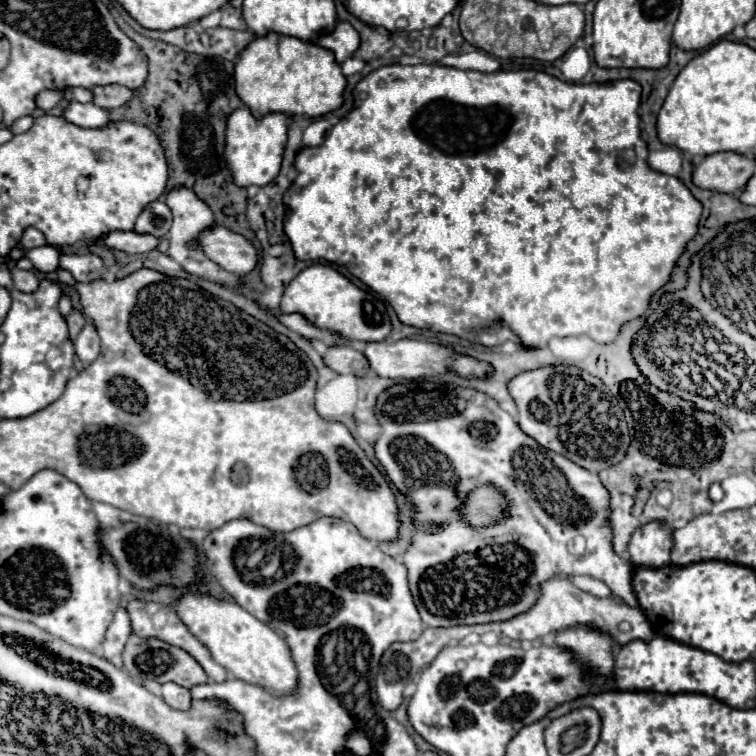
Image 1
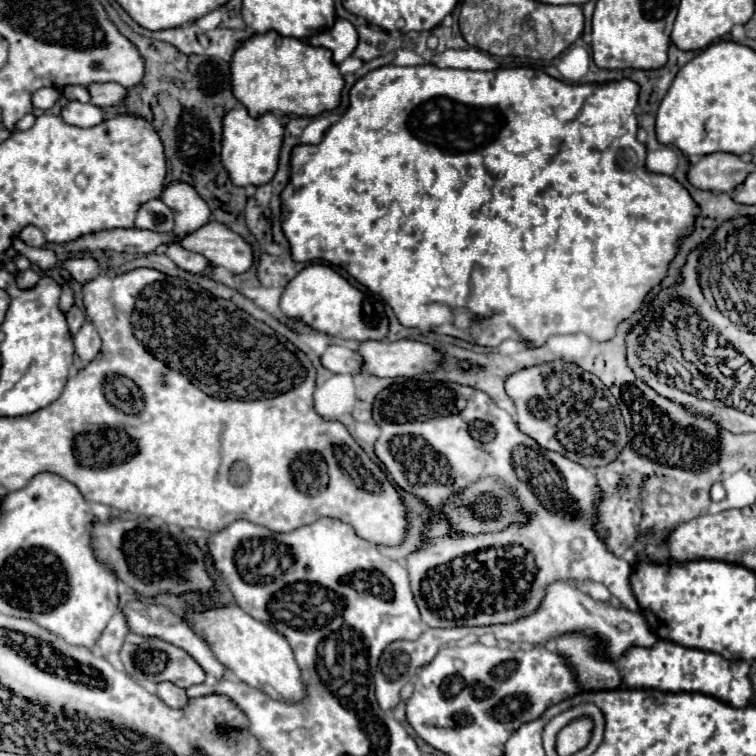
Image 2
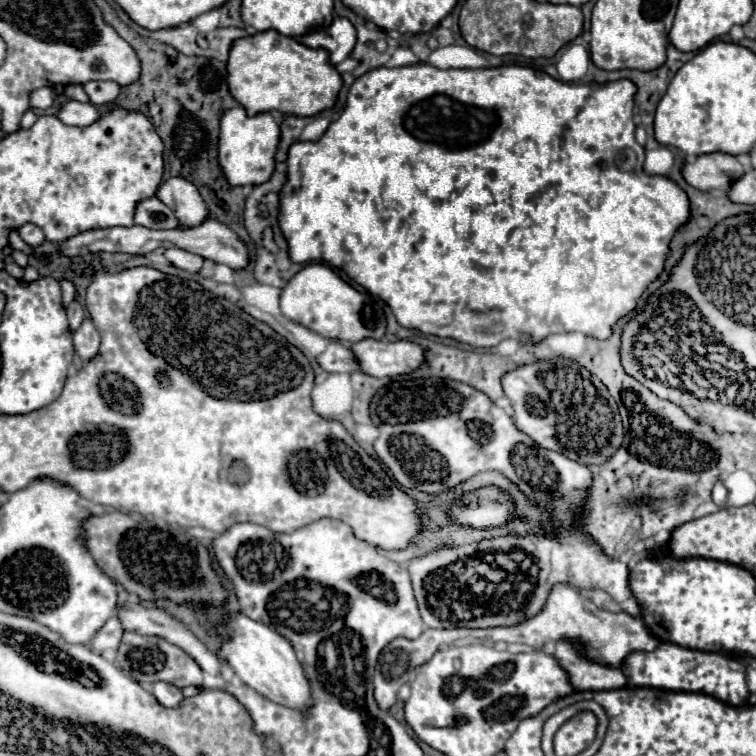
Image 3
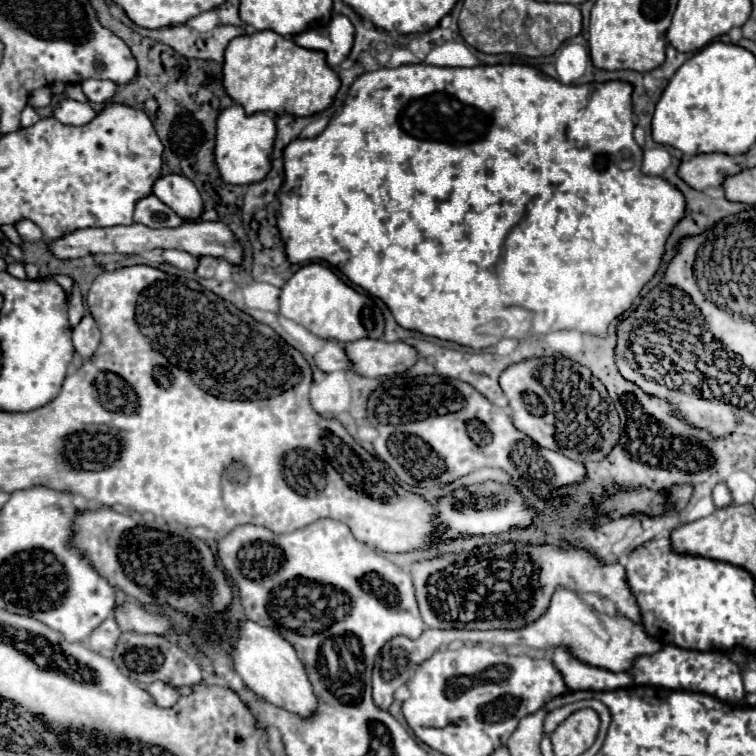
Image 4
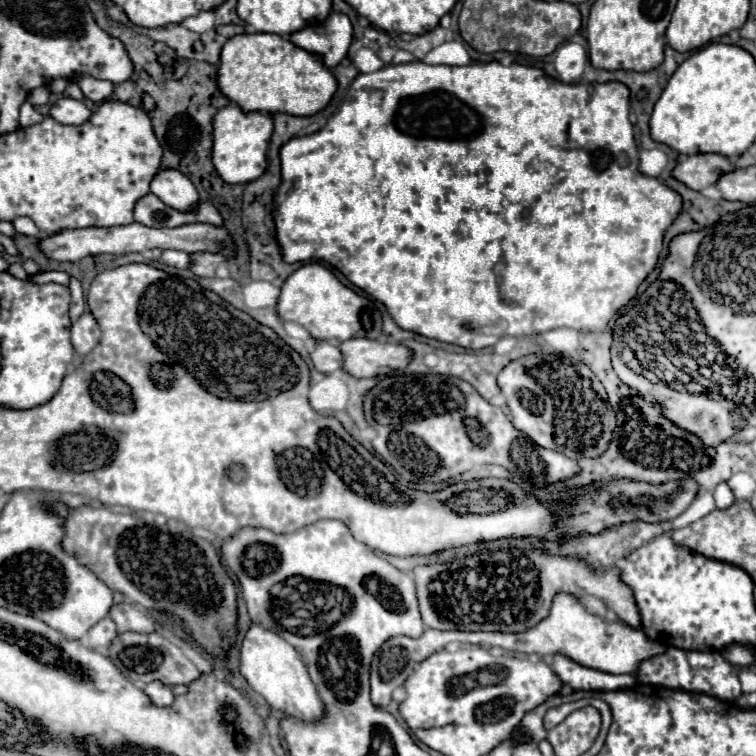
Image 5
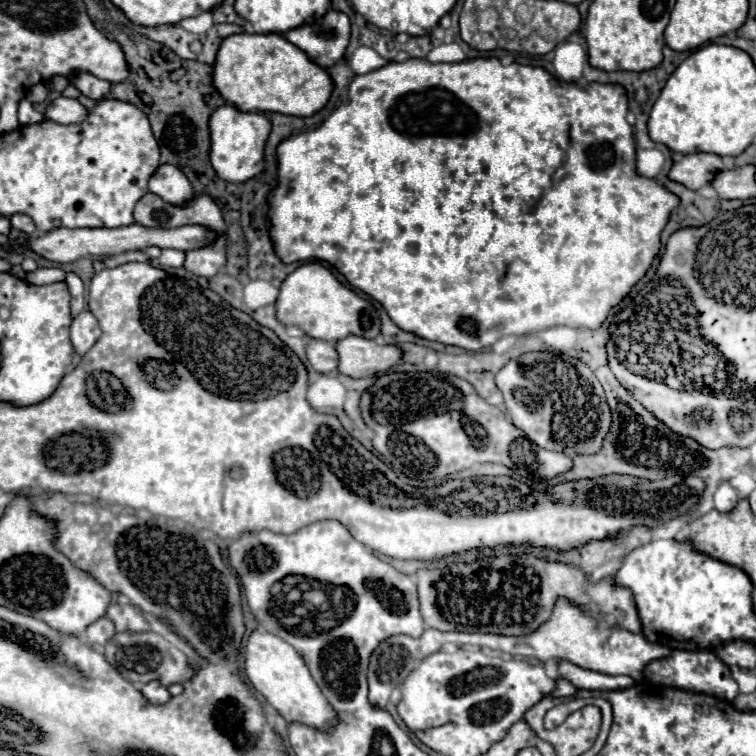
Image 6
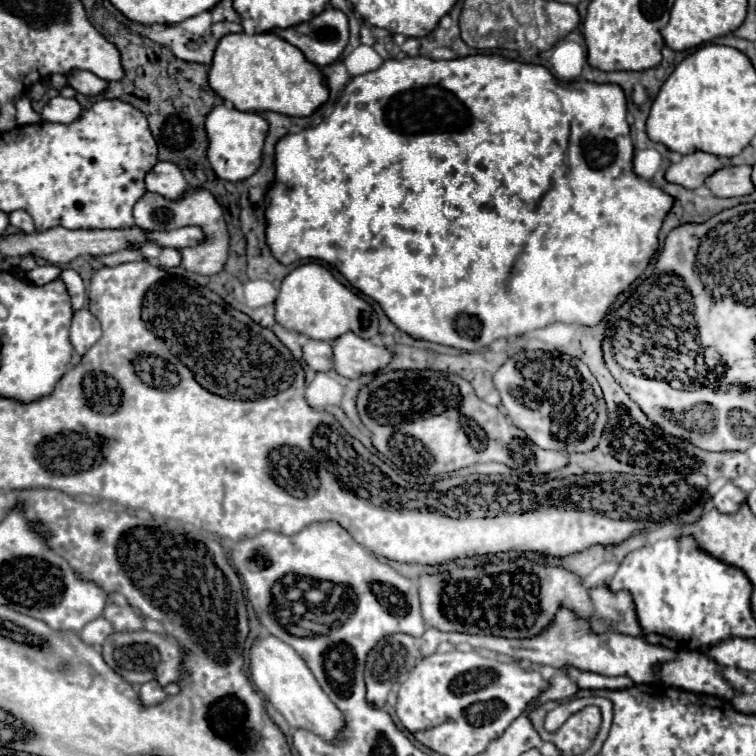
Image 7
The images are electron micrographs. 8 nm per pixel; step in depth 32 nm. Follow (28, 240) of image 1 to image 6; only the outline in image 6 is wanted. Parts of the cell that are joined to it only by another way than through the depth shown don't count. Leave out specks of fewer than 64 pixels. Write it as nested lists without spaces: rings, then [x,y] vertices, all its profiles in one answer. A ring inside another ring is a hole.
[[[24,214],[12,216],[10,222],[12,222],[12,226],[14,226],[16,230],[20,230],[20,232],[24,232],[24,234],[28,234],[28,236],[38,234],[38,230],[36,230],[36,226],[34,226],[34,222],[32,222],[30,216],[24,216]]]

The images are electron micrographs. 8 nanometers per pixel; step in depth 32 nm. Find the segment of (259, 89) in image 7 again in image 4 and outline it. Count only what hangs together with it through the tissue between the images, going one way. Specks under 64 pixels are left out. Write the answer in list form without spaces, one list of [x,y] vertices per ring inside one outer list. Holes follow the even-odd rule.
[[[264,30],[250,36],[238,36],[228,44],[224,56],[224,88],[246,114],[278,112],[314,116],[332,104],[340,88],[340,78],[326,64],[324,52],[306,50],[292,38]]]

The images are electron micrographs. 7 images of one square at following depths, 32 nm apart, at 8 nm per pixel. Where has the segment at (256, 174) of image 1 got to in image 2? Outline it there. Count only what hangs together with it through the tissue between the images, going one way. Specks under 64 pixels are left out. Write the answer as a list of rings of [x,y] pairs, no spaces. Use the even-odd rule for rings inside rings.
[[[244,106],[234,108],[228,116],[224,116],[224,148],[220,156],[224,160],[224,168],[228,168],[228,174],[232,176],[232,184],[262,186],[274,178],[284,140],[284,124],[284,116],[272,112],[252,118]]]

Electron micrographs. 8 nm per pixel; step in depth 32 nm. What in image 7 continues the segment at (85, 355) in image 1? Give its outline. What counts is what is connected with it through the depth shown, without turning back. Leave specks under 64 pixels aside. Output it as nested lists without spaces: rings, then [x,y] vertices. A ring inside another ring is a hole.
[[[80,310],[74,314],[70,324],[70,342],[78,354],[86,354],[100,336],[102,336],[100,324],[90,314],[90,310]]]

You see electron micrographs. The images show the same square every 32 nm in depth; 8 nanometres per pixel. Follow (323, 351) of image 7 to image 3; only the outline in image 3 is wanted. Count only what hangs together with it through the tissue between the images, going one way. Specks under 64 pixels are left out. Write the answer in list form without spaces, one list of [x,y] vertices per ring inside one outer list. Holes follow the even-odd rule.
[[[330,342],[328,348],[318,356],[318,364],[326,370],[326,372],[346,372],[352,374],[358,370],[358,360],[354,356],[354,352],[340,344],[340,342]]]

